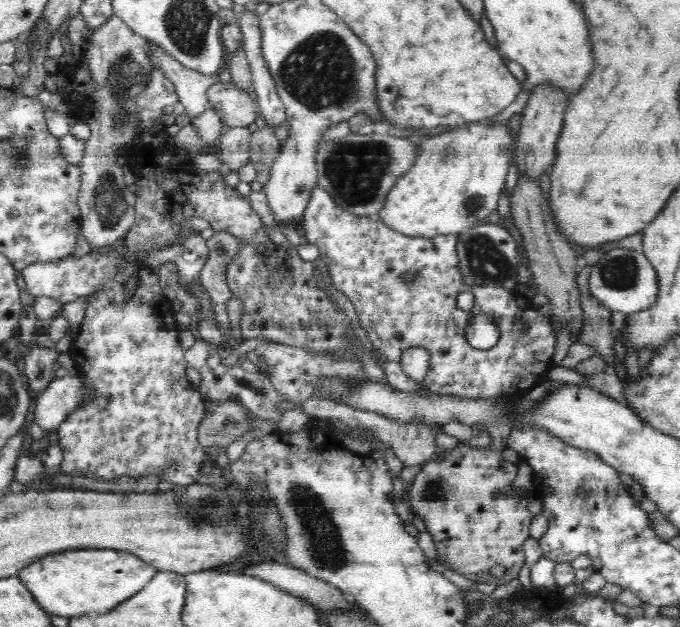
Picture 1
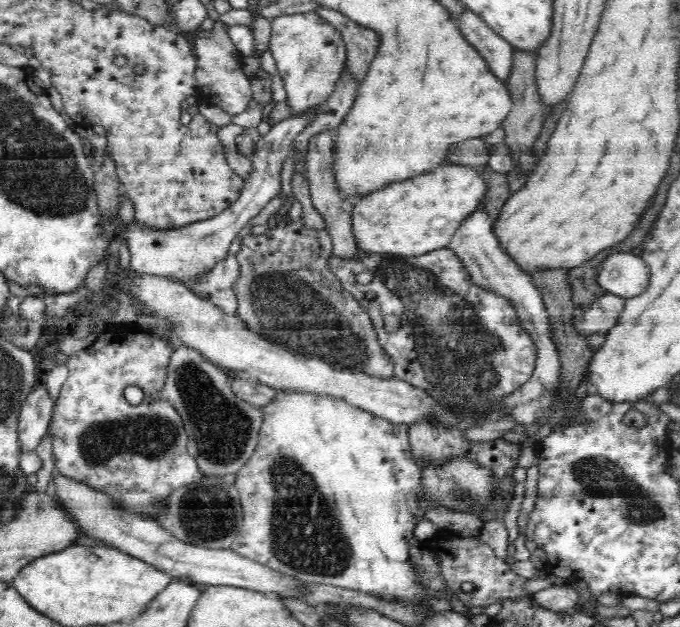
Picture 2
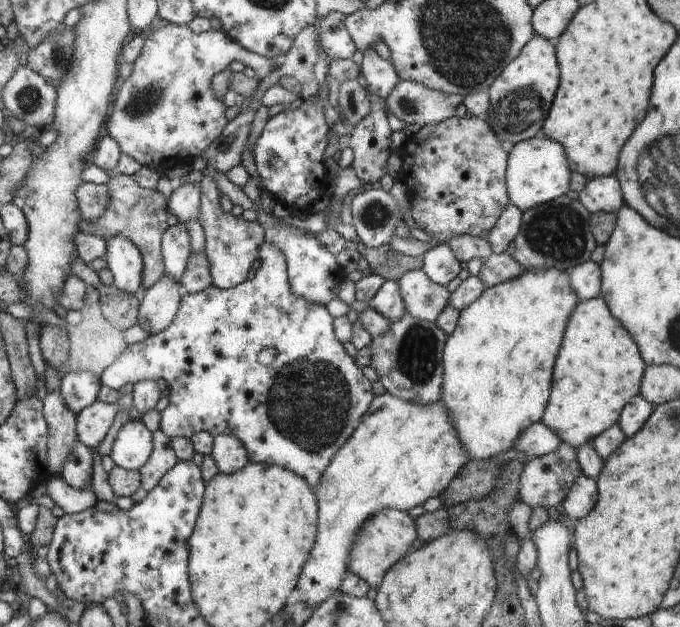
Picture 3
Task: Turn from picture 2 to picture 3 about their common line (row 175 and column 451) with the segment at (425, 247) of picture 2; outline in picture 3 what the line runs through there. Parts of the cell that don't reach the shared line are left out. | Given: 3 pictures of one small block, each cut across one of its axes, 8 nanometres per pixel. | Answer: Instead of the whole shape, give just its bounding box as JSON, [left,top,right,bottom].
[298,392,470,607]

